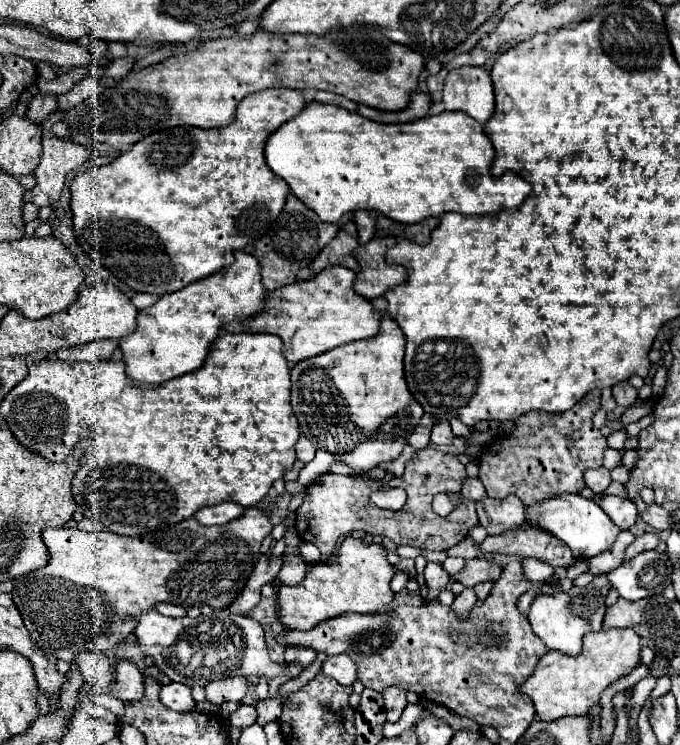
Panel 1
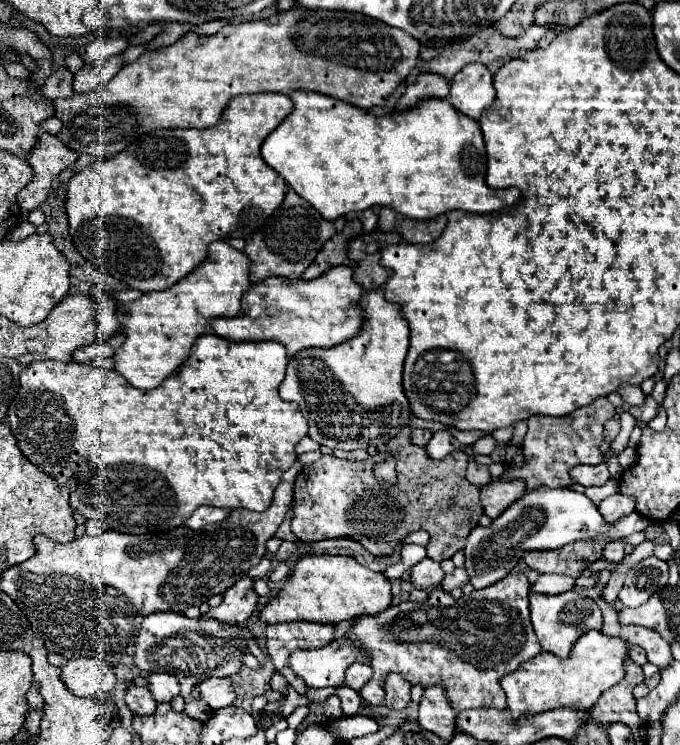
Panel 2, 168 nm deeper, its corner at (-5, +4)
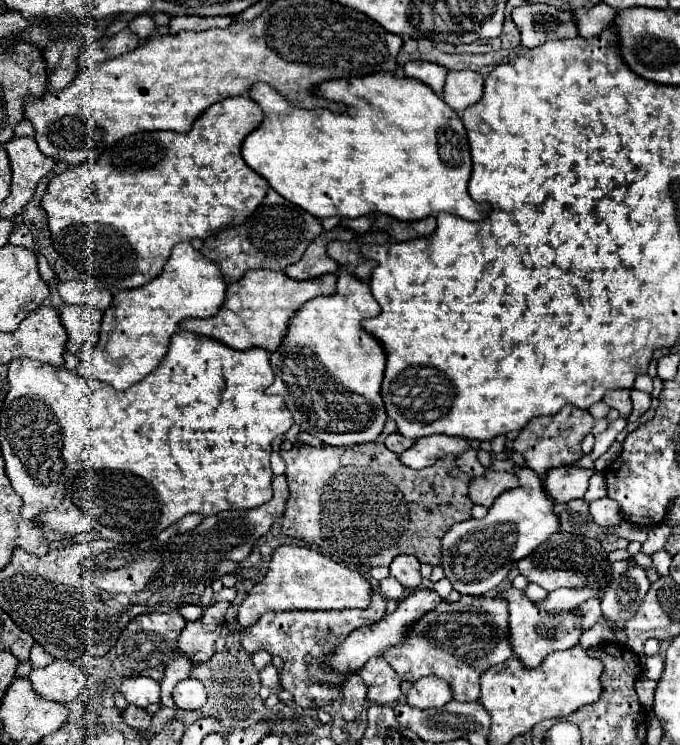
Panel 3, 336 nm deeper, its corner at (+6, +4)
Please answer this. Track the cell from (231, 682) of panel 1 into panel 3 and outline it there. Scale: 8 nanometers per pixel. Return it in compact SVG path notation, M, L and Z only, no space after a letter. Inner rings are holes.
M191 677L191 679L183 679L175 687L173 699L175 699L177 707L181 707L181 709L201 709L207 701L207 691L199 679Z

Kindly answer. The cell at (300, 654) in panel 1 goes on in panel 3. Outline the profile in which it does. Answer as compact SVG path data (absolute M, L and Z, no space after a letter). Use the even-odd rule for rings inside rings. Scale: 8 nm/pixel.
M375 593L369 609L349 609L349 611L289 611L289 613L265 613L255 625L247 627L243 631L243 649L251 655L257 651L267 651L271 655L277 655L283 659L283 671L281 671L281 685L285 691L293 695L293 703L307 709L307 707L327 707L339 697L339 685L345 681L345 677L339 677L337 681L317 681L319 677L319 665L323 663L325 653L333 649L345 635L349 635L353 629L371 625L383 619L385 613L385 599Z

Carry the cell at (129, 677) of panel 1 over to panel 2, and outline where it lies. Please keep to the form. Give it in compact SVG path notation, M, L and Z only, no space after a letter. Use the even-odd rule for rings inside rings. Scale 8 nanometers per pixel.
M130 687L126 705L134 715L152 715L156 711L156 701L152 701L152 695L148 695L148 689L144 687Z

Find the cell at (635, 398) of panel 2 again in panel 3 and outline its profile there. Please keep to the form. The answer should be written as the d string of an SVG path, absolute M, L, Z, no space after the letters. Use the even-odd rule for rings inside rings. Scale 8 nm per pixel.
M609 389L609 393L605 393L603 401L609 407L617 409L621 413L621 417L629 417L629 413L631 413L631 391L629 389L615 389L615 391Z

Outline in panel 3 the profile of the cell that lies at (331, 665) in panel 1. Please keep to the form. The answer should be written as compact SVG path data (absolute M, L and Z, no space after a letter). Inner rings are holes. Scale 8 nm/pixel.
M351 673L343 683L341 712L347 721L354 722L361 716L366 702L367 686L357 673Z

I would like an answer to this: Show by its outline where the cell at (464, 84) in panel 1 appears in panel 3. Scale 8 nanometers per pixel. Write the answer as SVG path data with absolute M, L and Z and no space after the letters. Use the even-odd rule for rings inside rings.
M449 71L443 87L443 101L463 113L469 105L477 103L483 95L483 77L477 71Z

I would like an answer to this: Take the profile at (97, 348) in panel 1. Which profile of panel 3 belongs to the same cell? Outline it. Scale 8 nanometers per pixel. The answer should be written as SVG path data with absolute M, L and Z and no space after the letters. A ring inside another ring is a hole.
M65 305L59 309L61 315L73 315L67 317L65 327L69 333L67 341L67 351L77 355L85 343L95 345L99 339L99 329L101 329L101 317L103 313L99 309L87 307L87 305Z

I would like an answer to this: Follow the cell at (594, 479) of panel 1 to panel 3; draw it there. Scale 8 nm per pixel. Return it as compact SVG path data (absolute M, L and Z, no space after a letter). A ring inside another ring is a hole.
M553 467L549 469L543 485L555 503L567 503L571 499L581 499L587 491L591 469L583 467Z

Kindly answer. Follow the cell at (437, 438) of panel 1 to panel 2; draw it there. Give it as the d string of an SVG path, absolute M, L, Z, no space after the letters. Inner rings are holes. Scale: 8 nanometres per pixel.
M438 431L426 445L426 453L430 459L444 459L452 451L468 451L468 445L462 445L448 431Z

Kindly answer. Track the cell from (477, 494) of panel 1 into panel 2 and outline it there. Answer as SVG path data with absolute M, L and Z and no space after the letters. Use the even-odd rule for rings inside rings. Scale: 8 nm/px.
M472 455L468 457L466 479L468 479L468 481L470 481L472 485L476 485L476 487L484 487L484 485L488 485L488 483L492 481L492 477L490 477L490 471L488 471L488 467L486 467L486 465L480 465L480 463L476 463Z

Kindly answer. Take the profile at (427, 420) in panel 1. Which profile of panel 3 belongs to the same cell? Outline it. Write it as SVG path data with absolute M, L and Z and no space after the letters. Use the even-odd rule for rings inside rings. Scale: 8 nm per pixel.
M391 433L391 435L389 435L389 441L387 441L389 449L409 449L413 443L415 443L413 439L401 437L401 433Z

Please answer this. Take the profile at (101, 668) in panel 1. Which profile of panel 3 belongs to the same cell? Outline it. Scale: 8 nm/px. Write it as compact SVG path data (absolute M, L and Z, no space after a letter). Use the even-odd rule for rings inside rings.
M61 659L43 669L33 669L29 679L41 697L59 703L71 703L87 689L87 673L71 661Z

